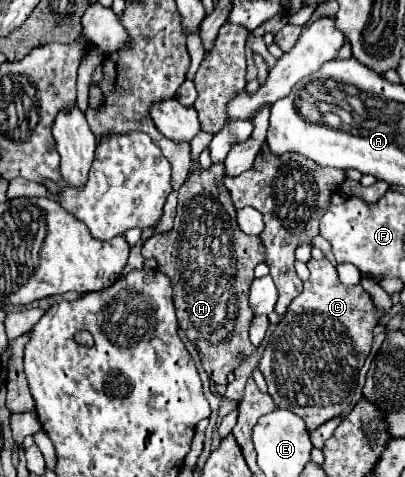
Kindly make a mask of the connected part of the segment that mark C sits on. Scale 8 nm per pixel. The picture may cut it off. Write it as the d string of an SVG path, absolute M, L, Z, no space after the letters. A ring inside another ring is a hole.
M326 257L320 261L310 259L306 265L310 277L268 337L260 371L276 407L296 413L304 419L306 429L314 431L328 419L342 417L358 403L358 373L372 349L372 331L384 311L374 307L362 285L344 287L338 281L336 267Z

